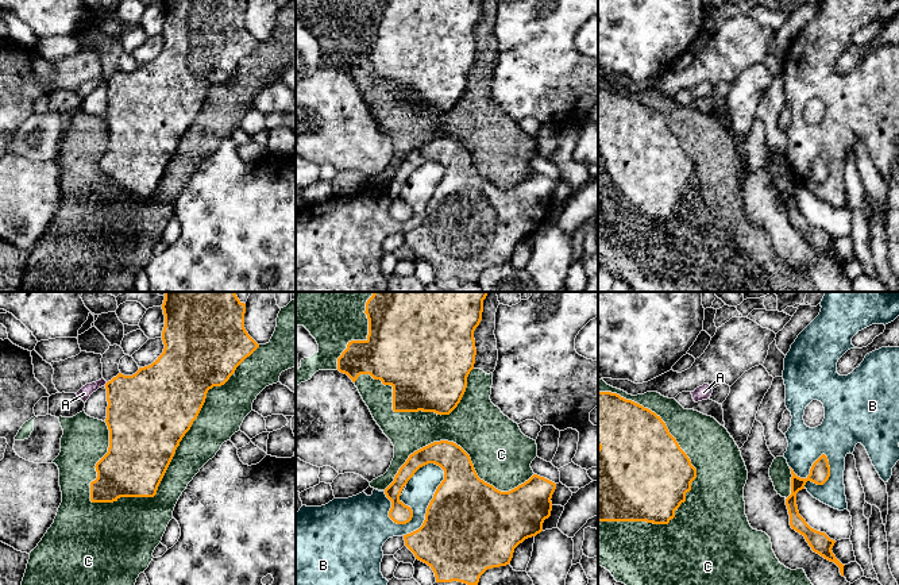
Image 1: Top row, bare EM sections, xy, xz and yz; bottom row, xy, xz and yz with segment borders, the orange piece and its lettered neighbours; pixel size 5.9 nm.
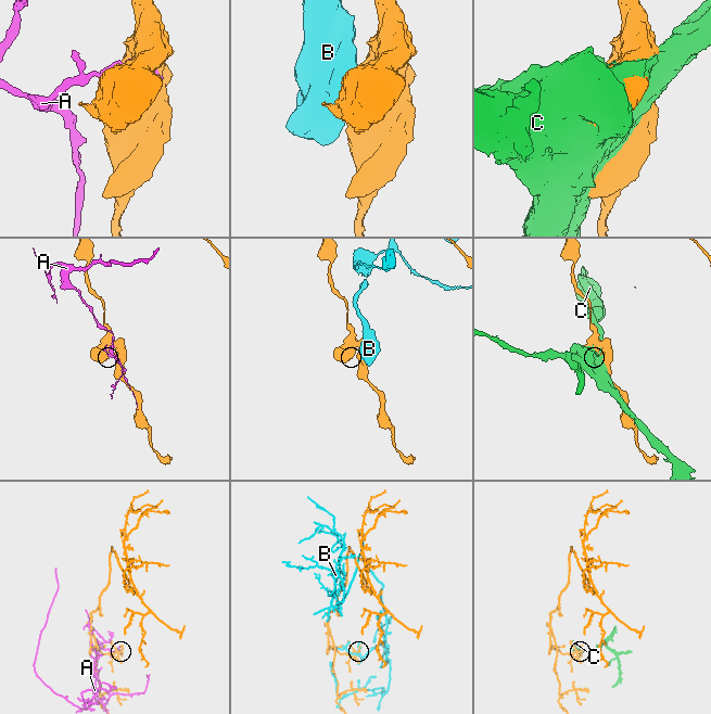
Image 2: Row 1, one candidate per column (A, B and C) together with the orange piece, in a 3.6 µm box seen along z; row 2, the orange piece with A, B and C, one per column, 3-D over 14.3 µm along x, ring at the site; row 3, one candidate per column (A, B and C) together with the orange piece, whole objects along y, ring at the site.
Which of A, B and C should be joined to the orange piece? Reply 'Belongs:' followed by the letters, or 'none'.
Belongs: none

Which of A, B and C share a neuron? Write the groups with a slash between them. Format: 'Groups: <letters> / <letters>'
Groups: A / B / C

